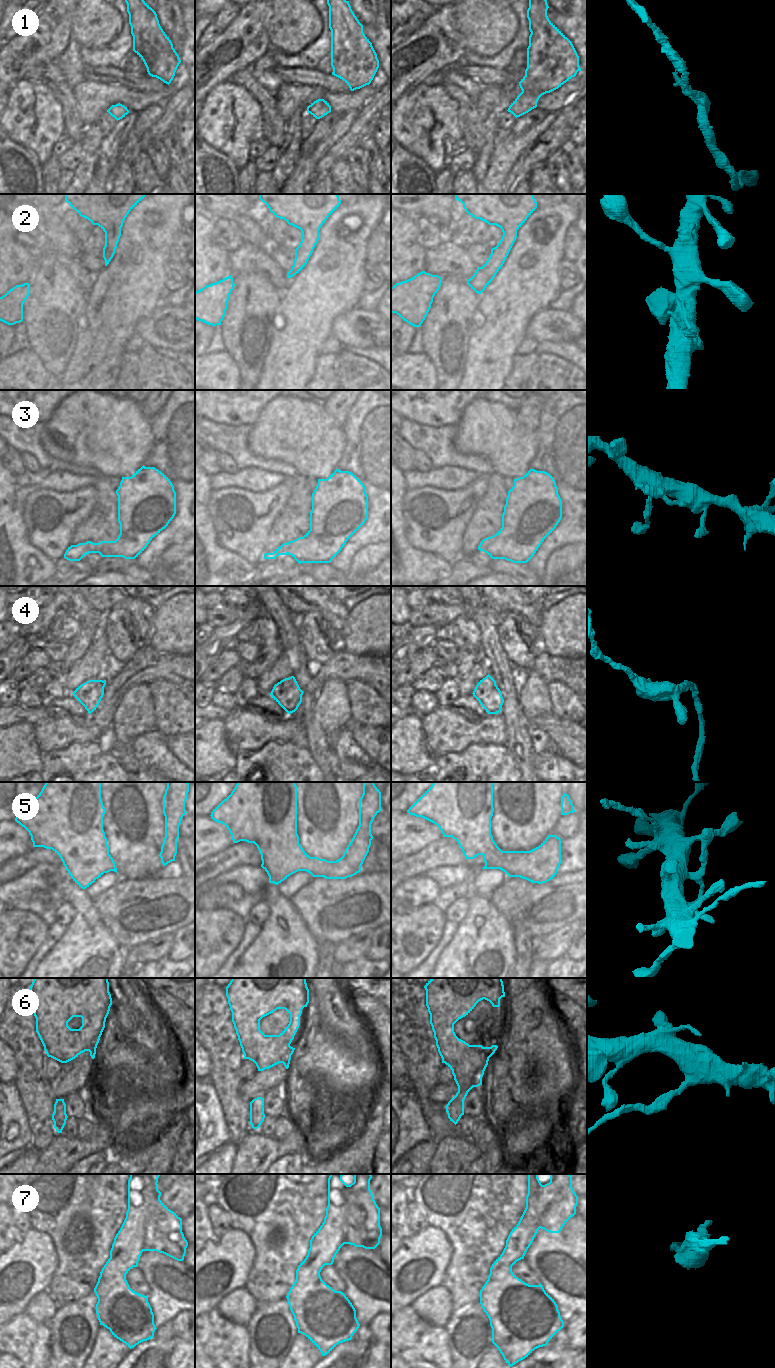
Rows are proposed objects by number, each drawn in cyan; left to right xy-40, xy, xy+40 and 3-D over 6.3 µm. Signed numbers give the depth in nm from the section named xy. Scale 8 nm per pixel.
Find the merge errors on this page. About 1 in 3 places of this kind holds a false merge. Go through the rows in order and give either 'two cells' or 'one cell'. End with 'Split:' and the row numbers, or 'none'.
1: one cell
2: one cell
3: two cells
4: two cells
5: one cell
6: two cells
7: two cells
Split: 3, 4, 6, 7

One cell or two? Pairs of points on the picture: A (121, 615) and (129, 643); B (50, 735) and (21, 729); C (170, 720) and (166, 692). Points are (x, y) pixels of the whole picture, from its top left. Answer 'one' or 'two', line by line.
A: one
B: two
C: one

